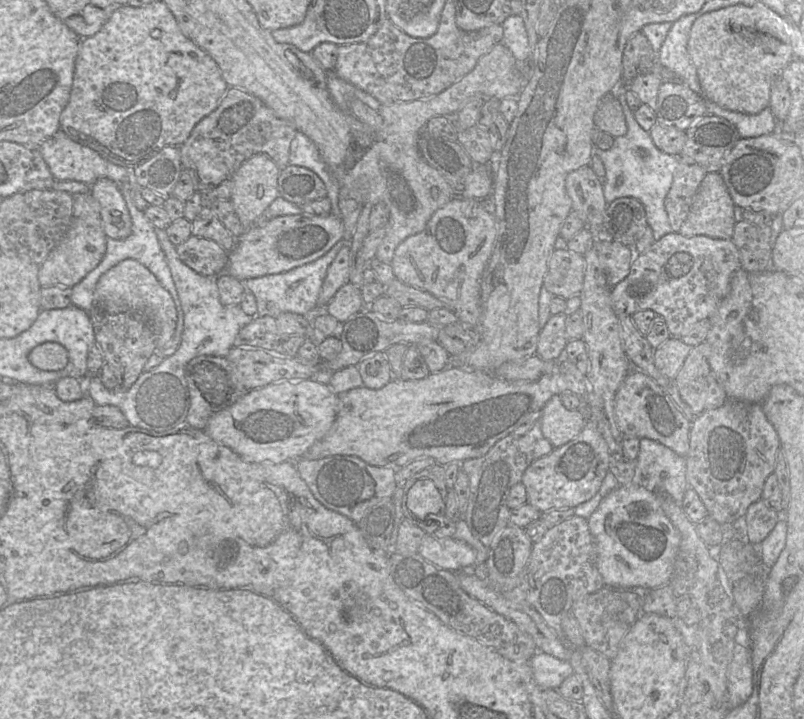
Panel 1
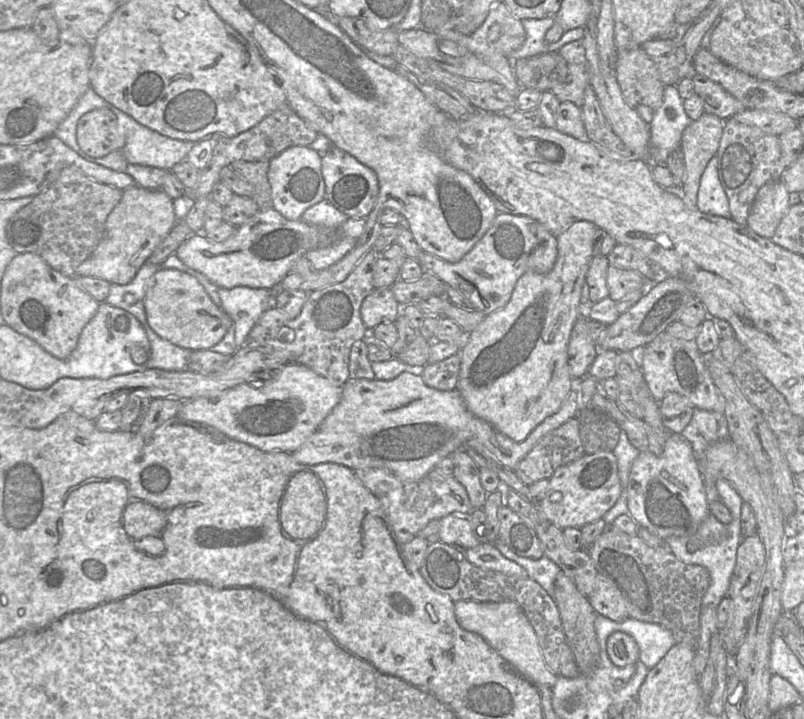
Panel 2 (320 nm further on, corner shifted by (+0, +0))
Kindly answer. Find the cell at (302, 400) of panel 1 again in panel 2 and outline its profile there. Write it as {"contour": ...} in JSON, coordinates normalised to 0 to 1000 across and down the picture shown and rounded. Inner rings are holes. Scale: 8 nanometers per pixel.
{"contour":[[[362,503],[335,535],[301,533],[271,548],[259,548],[225,559],[221,583],[261,591],[282,608],[328,629],[363,630],[396,597],[422,561],[427,538],[393,520],[384,510]]]}

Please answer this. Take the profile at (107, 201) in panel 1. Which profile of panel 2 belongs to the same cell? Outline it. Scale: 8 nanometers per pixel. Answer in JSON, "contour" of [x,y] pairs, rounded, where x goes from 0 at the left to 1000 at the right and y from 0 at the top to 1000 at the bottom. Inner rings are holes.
{"contour":[[[340,288],[322,292],[277,337],[265,337],[255,325],[236,327],[218,355],[234,371],[251,380],[269,398],[338,402],[361,378],[372,359],[396,344],[414,338],[424,328],[445,332],[454,317],[454,303],[434,302],[420,318],[391,313],[376,305],[362,306]]]}

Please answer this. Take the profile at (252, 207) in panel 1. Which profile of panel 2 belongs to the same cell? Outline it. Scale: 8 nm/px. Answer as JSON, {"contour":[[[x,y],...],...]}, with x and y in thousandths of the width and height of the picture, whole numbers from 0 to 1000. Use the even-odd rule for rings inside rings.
{"contour":[[[364,203],[336,221],[333,252],[338,288],[362,306],[374,305],[387,287],[404,277],[404,252],[399,238],[400,214],[384,203]]]}

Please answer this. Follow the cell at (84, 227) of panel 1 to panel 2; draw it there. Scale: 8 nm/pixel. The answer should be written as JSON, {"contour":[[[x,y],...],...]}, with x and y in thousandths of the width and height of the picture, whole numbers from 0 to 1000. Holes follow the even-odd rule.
{"contour":[[[173,259],[153,264],[152,275],[133,302],[129,328],[116,352],[93,377],[93,384],[128,388],[141,395],[159,395],[219,313],[216,278],[200,263]]]}

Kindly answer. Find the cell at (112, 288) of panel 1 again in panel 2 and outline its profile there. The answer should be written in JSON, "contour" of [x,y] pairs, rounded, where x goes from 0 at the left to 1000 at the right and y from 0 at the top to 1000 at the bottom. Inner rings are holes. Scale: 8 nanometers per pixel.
{"contour":[[[220,374],[197,376],[177,421],[183,455],[199,470],[239,488],[262,485],[289,453],[286,441],[262,417],[252,396],[240,382]]]}

